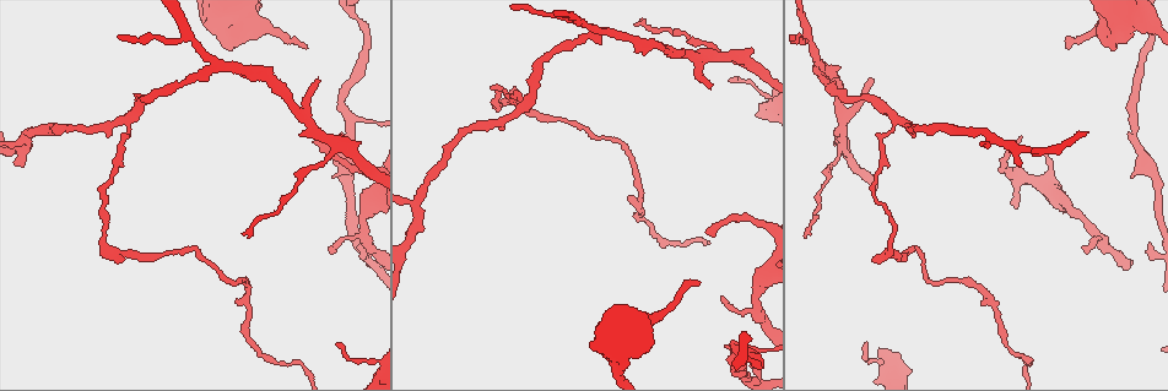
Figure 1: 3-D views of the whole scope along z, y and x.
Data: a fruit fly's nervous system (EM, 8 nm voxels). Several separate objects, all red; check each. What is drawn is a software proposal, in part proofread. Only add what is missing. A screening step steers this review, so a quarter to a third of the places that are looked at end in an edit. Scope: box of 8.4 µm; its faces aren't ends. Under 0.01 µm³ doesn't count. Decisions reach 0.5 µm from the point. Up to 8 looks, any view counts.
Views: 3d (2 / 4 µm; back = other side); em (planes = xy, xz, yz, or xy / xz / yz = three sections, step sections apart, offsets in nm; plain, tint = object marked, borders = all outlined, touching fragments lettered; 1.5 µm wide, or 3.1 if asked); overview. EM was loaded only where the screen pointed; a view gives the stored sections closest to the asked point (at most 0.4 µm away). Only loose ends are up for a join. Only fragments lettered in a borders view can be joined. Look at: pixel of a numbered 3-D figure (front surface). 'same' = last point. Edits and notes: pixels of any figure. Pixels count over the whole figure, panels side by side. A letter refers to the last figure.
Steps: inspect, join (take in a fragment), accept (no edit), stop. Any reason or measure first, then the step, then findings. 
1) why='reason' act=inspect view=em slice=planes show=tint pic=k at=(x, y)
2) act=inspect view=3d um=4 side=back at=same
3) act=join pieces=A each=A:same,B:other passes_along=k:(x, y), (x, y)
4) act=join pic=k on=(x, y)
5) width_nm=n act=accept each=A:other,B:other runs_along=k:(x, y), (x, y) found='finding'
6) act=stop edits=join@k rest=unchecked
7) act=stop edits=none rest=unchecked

why='an open end' act=inspect view=3d um=2 pic=1 at=(306, 48)

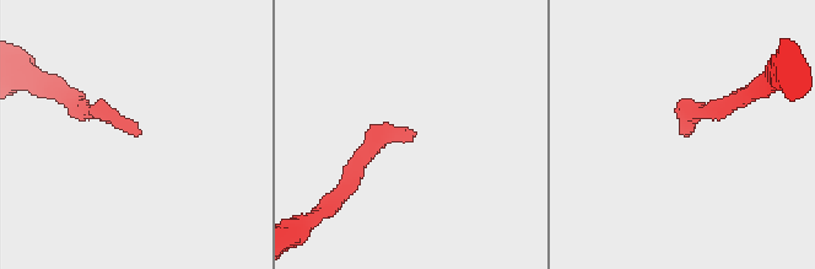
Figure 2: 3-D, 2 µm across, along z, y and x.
why='need the tissue' act=inspect view=em slice=planes show=borders pic=2 at=(691, 127)

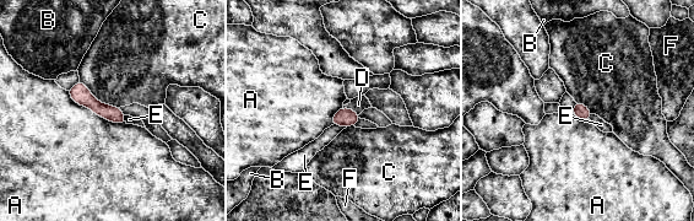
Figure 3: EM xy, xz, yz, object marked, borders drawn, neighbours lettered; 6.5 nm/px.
act=join pieces=D each=A:other,B:other,C:other,D:same,E:other,F:other found='the cell continues'

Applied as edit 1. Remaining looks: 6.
act=inspect view=em slice=planes show=borders pic=1 at=(331, 246)

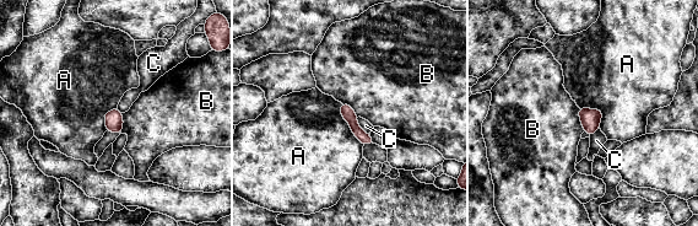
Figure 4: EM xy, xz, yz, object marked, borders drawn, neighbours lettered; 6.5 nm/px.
width_nm=90 act=accept each=A:other,B:other,C:other border=4:(340, 103), (341, 117), (363, 145) found='none of them fits'

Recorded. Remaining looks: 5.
why='thin end' act=inspect view=em slice=planes show=borders pic=1 at=(414, 232)

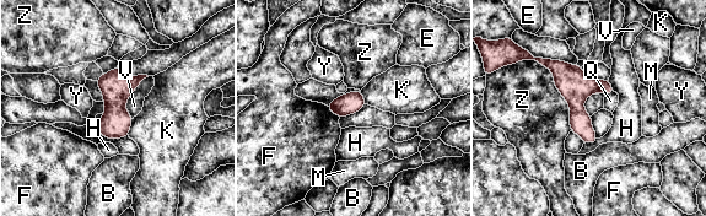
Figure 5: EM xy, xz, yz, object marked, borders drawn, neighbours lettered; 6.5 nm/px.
width_nm=140 act=accept each=B:other,E:other,F:other,H:other,K:other,M:other,Q:other,V:other,Y:other,Z:other border=5:(149, 76), (125, 104), (133, 118) found='no lettered fragment goes on from it'

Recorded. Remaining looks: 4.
act=stop edits=join@3 rest=unchecked

